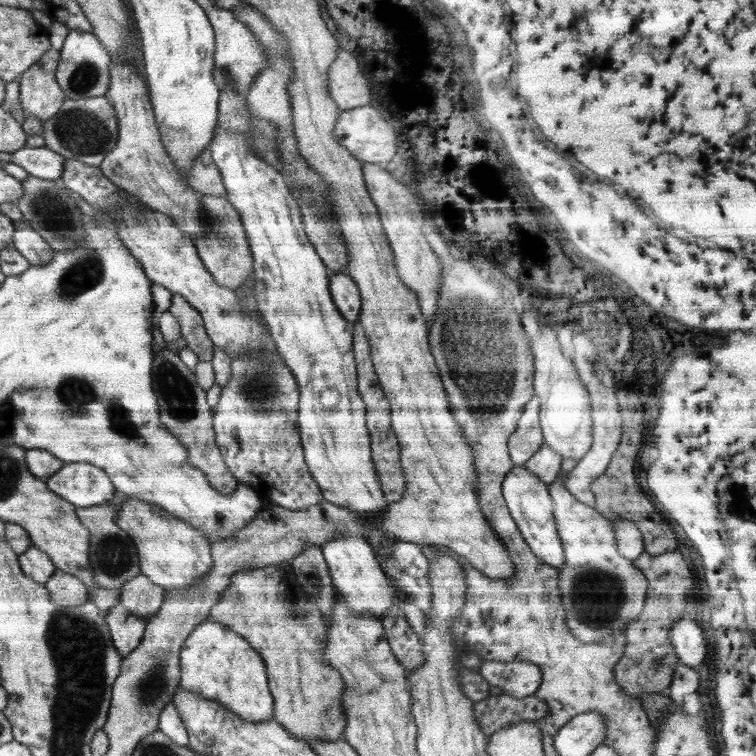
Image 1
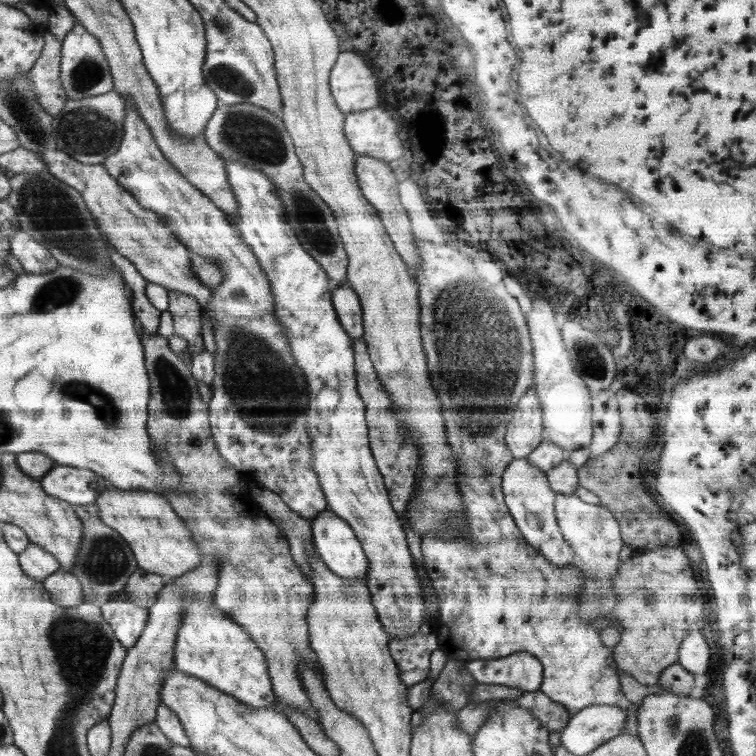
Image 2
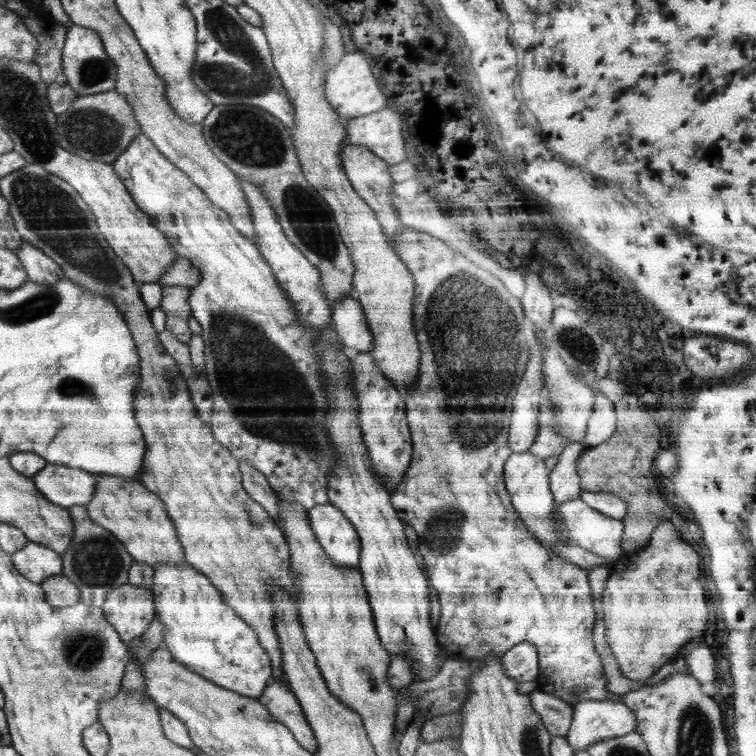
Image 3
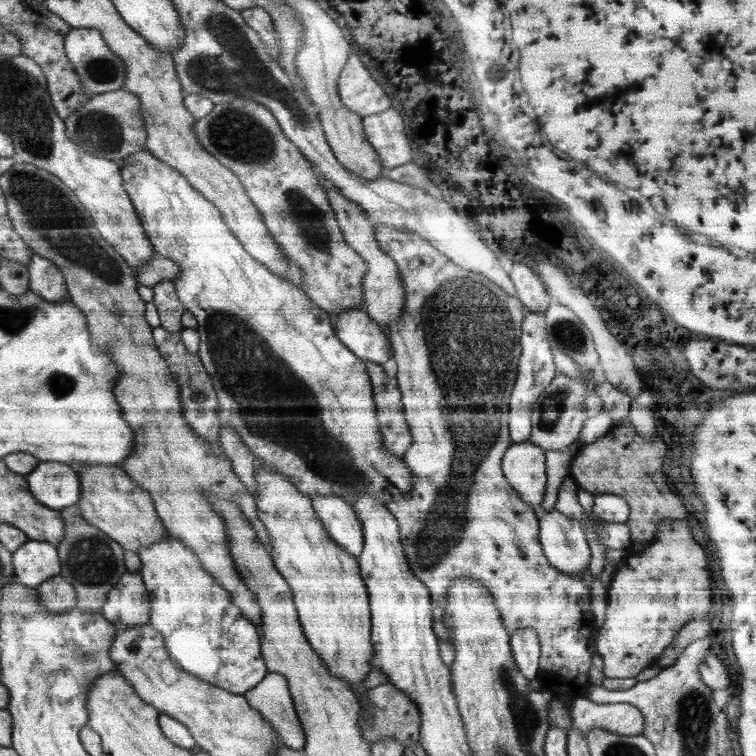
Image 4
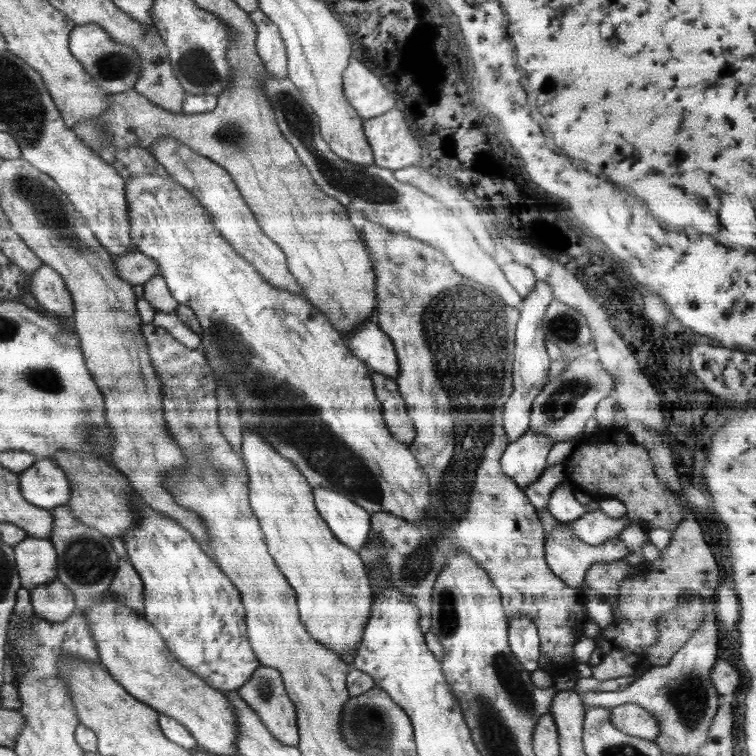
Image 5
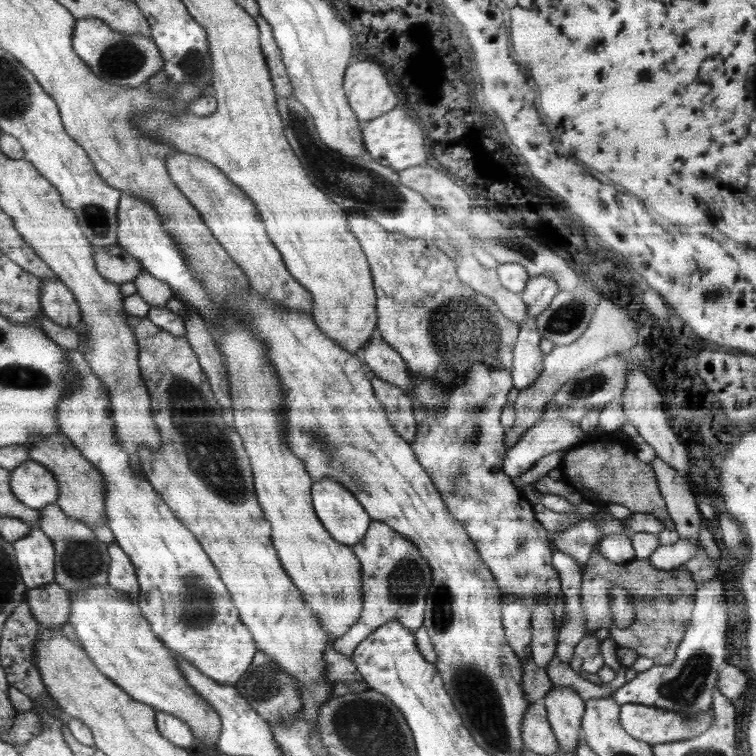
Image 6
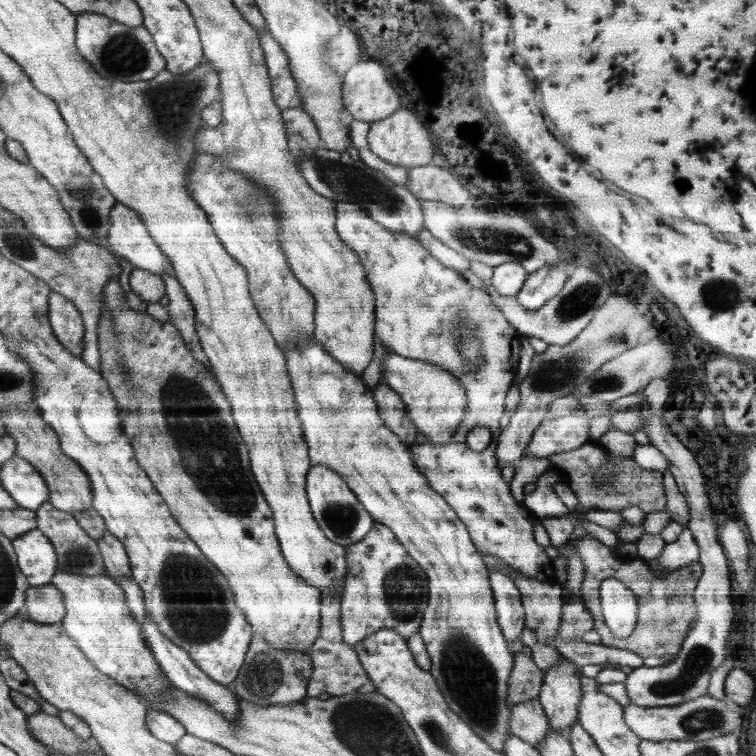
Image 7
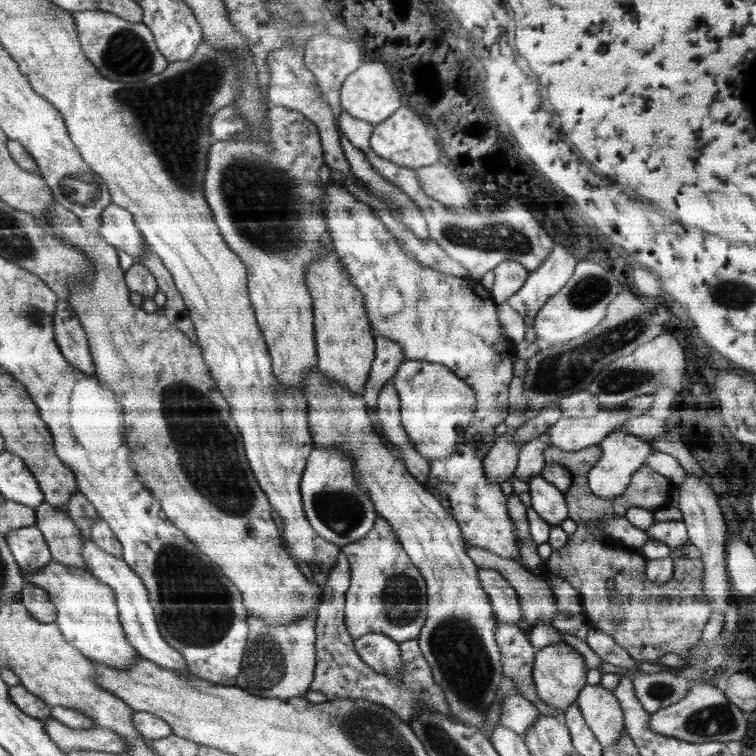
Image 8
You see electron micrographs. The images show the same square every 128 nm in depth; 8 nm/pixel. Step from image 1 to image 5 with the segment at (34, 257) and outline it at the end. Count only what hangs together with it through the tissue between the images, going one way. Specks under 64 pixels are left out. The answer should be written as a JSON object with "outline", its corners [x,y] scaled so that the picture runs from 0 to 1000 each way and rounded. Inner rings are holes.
{"outline":[[[56,349],[42,360],[41,388],[63,414],[97,422],[98,402],[82,364],[74,356]]]}

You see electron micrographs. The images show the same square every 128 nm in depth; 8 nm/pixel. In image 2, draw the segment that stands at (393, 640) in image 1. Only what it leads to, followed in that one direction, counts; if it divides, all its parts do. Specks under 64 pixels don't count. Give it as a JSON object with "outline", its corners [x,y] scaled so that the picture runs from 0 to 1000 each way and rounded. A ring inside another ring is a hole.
{"outline":[[[574,835],[567,840],[553,836],[550,840],[528,844],[515,844],[513,860],[529,889],[529,899],[534,906],[545,907],[561,901],[569,893],[569,870],[579,862],[578,840]]]}

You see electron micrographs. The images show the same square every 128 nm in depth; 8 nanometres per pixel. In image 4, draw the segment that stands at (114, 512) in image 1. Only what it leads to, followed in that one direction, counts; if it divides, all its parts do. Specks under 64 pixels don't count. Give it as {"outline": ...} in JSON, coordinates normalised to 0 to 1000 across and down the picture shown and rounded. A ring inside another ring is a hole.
{"outline":[[[103,668],[90,669],[78,676],[85,687],[85,714],[74,722],[81,743],[79,761],[95,772],[102,784],[101,804],[131,810],[142,794],[142,787],[168,757],[164,726],[132,698],[116,693]]]}

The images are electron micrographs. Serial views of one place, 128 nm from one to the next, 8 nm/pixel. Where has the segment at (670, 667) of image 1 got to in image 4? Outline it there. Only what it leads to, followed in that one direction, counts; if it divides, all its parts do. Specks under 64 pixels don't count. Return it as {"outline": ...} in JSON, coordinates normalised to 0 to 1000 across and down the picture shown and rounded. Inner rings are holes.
{"outline":[[[880,685],[854,729],[816,742],[815,761],[804,778],[802,821],[784,844],[799,873],[802,897],[841,896],[866,880],[910,823],[940,807],[937,738],[913,698]]]}

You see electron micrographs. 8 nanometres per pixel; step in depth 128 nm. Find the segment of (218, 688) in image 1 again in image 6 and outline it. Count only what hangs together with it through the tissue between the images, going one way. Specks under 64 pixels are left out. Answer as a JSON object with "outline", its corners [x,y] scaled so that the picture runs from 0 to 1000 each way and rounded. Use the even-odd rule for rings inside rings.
{"outline":[[[104,462],[87,463],[90,478],[106,496],[106,508],[89,522],[77,544],[77,562],[79,574],[90,577],[95,587],[111,606],[116,607],[135,626],[140,639],[140,661],[138,661],[138,680],[140,693],[151,705],[151,714],[171,735],[177,747],[184,775],[184,804],[190,819],[200,827],[204,840],[230,865],[247,874],[266,892],[275,894],[280,901],[291,905],[310,906],[320,898],[323,889],[332,884],[340,861],[331,836],[317,821],[315,807],[308,796],[304,783],[294,770],[288,753],[270,730],[265,716],[254,706],[249,697],[225,675],[214,661],[214,656],[202,646],[200,639],[189,630],[180,627],[172,619],[169,601],[159,593],[151,558],[148,558],[148,534],[144,532],[142,516],[130,503],[130,497],[119,489],[111,471]]]}

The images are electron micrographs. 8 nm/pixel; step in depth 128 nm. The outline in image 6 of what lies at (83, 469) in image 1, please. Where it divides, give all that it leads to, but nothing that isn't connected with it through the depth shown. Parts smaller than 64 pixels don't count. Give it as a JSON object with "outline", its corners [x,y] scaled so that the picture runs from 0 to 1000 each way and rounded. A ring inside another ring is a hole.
{"outline":[[[42,607],[15,622],[15,646],[33,668],[44,673],[73,665],[79,653],[77,636],[71,634],[69,624],[53,614],[53,610]]]}

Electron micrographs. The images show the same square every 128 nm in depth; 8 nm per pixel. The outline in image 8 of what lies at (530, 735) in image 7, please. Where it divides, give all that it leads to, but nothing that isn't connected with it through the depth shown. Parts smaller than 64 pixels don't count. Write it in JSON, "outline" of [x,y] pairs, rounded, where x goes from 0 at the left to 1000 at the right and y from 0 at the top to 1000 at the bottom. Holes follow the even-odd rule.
{"outline":[[[688,918],[669,921],[661,933],[664,933],[661,959],[685,972],[696,972],[714,950],[716,942],[709,933]]]}

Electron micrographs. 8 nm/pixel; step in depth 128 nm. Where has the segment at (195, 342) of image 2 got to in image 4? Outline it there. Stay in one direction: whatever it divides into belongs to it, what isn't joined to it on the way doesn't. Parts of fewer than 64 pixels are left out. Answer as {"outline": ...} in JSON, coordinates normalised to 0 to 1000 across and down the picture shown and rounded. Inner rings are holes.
{"outline":[[[217,370],[202,378],[201,384],[204,384],[201,399],[209,409],[213,433],[225,439],[238,440],[238,437],[243,434],[239,427],[239,418],[246,407],[233,390],[230,373]]]}

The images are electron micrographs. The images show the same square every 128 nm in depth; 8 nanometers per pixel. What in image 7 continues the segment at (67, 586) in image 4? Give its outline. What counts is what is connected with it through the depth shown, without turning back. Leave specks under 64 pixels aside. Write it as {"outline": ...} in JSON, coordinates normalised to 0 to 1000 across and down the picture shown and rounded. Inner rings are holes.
{"outline":[[[69,771],[38,779],[32,800],[40,821],[58,825],[81,824],[87,813],[83,788]]]}

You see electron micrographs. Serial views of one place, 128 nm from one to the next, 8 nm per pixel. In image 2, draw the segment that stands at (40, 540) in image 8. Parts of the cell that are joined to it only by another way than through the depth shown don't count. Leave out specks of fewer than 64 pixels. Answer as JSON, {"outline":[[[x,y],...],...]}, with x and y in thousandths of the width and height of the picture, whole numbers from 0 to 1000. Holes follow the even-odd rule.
{"outline":[[[41,718],[34,728],[25,730],[25,746],[37,762],[49,769],[57,769],[62,762],[81,753],[70,733],[45,718]]]}

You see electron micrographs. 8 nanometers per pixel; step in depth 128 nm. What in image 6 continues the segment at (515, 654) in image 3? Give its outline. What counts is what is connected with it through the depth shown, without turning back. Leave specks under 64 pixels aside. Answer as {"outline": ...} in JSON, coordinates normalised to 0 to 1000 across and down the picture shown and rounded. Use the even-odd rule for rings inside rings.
{"outline":[[[664,787],[664,827],[671,851],[688,873],[704,866],[702,808],[690,799],[688,790]]]}

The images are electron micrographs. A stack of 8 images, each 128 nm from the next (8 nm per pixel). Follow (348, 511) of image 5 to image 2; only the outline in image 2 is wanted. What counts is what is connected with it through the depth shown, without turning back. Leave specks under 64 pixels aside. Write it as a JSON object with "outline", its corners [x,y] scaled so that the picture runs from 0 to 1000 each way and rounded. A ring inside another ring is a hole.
{"outline":[[[434,672],[421,677],[411,689],[413,714],[418,724],[418,730],[425,734],[426,743],[439,754],[442,759],[460,767],[484,769],[487,762],[487,737],[479,726],[479,718],[471,712],[466,697],[452,685],[444,683]]]}

